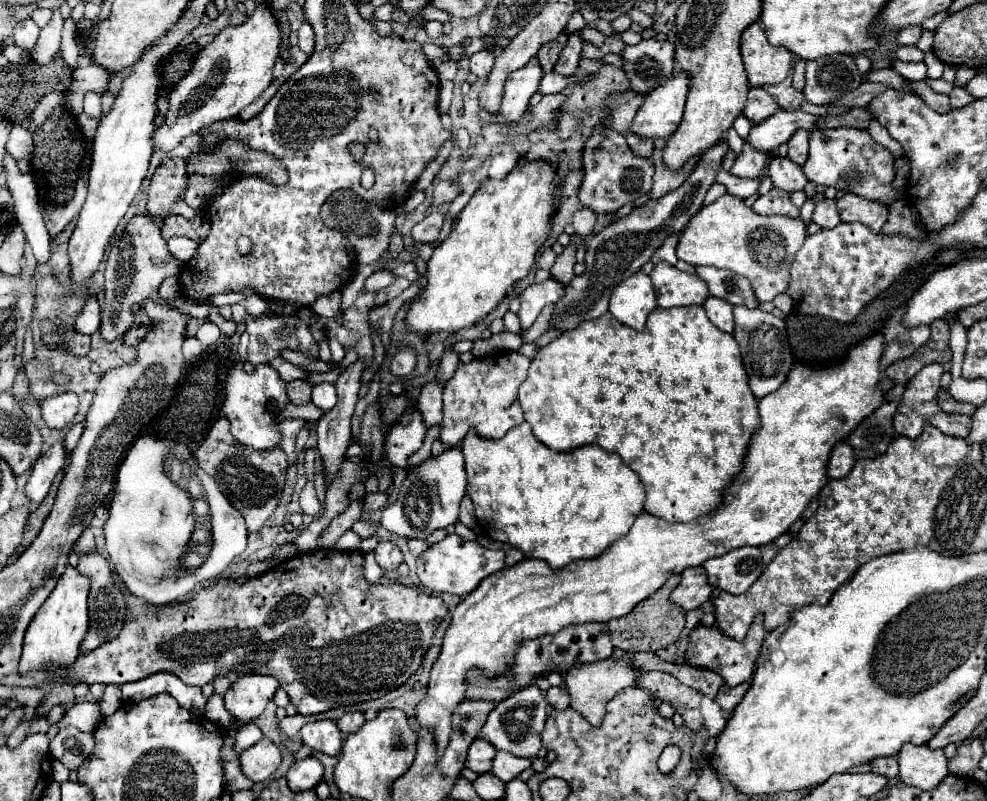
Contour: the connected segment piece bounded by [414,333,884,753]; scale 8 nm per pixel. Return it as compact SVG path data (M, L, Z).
M880 333L862 341L860 345L852 347L844 363L838 363L834 367L810 369L798 363L792 367L784 385L780 385L776 393L770 393L768 397L762 397L758 401L760 427L750 437L740 473L730 481L724 491L724 501L712 513L706 513L704 517L698 517L690 523L666 523L662 519L656 519L654 515L640 513L628 535L618 539L600 557L572 561L570 565L556 571L550 569L546 561L522 559L520 563L504 567L502 571L486 577L472 593L468 593L452 613L452 621L442 639L440 655L430 671L426 697L414 707L416 725L432 733L438 753L442 753L448 745L452 731L452 713L456 705L466 699L468 671L478 669L488 679L500 677L510 669L512 657L516 655L518 645L522 645L524 641L558 633L564 627L608 623L610 619L624 617L642 599L656 593L672 573L682 573L686 567L702 565L706 559L720 557L722 553L738 547L760 547L772 543L774 539L784 535L790 525L804 513L810 501L820 495L820 489L826 483L826 461L832 447L840 439L848 437L850 431L882 403L882 391L878 389L882 377L878 371L882 341L884 339Z

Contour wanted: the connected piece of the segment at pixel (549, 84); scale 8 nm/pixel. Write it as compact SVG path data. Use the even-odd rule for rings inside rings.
M546 73L546 75L542 77L542 81L540 81L538 91L540 91L542 95L550 95L550 93L564 91L568 85L574 85L574 83L580 83L580 81L584 81L584 77L574 75L574 77L566 79L566 77L560 77L560 75L556 75L556 73Z

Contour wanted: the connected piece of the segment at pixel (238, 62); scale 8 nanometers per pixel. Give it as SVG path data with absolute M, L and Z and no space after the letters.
M264 3L256 7L254 15L244 25L222 29L212 43L200 49L190 71L170 91L170 107L164 115L164 123L152 135L154 151L170 153L184 137L198 133L202 127L236 117L270 85L278 53L280 29Z

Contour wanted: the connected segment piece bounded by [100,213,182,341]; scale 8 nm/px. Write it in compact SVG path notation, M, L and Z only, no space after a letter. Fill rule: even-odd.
M142 213L142 215L136 215L128 225L126 229L122 231L122 235L110 245L108 249L108 261L106 261L106 285L104 285L104 293L106 293L106 307L102 309L102 337L106 341L112 341L116 337L120 337L134 321L134 313L130 311L132 305L138 305L142 299L150 297L154 301L164 301L160 295L158 295L158 285L166 279L166 277L172 277L172 273L180 273L182 269L182 261L174 259L170 255L170 251L166 249L166 241L162 239L160 235L160 225L162 225L162 219L152 219L148 213Z

